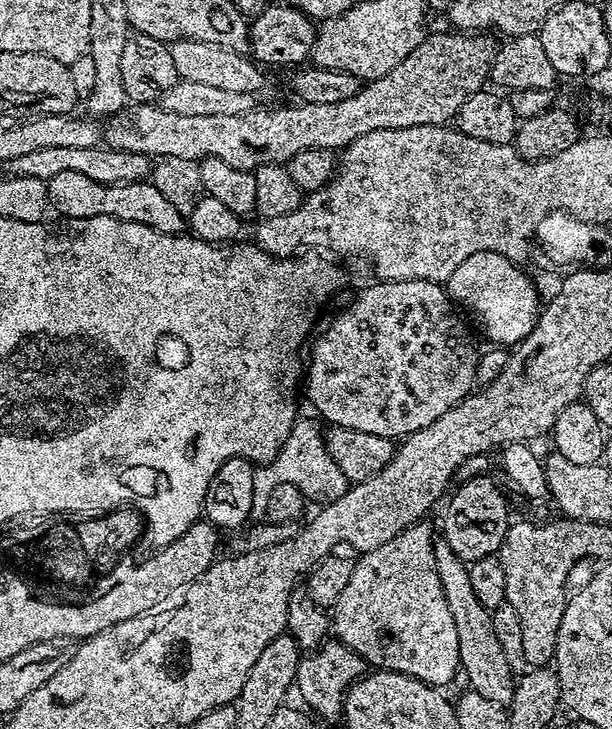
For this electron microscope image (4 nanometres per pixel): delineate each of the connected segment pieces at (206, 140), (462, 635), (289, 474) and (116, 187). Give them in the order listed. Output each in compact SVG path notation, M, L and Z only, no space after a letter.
M447 30L448 32L440 32L437 36L432 34L425 35L423 42L417 46L410 54L406 54L406 58L402 58L402 62L398 62L398 66L394 66L394 70L390 70L390 74L382 74L382 78L377 80L369 80L360 89L356 91L350 98L346 98L342 102L334 102L333 104L305 104L301 103L300 108L264 108L261 112L249 110L241 112L239 116L231 116L230 114L222 114L221 116L207 116L206 118L190 118L186 114L174 114L167 112L162 106L154 108L150 102L136 102L133 106L126 106L121 112L115 112L113 116L107 117L108 124L108 140L107 147L117 148L120 152L133 152L134 154L142 154L149 158L157 156L173 156L174 158L186 158L187 160L201 161L208 156L214 158L222 158L222 162L227 162L229 166L234 166L243 172L252 172L263 166L263 164L283 165L290 158L294 158L294 154L298 154L302 150L310 150L311 148L326 148L329 150L343 150L348 145L354 143L359 136L370 134L374 130L382 128L409 128L410 126L422 126L423 124L442 124L447 125L453 119L458 110L458 106L462 106L462 102L466 102L466 98L470 98L470 94L481 91L489 83L492 74L492 63L496 57L498 47L497 41L492 41L488 34L469 34L464 30Z
M442 538L434 543L434 562L438 570L438 582L442 582L442 590L446 594L446 606L450 606L450 614L458 626L460 666L462 676L468 679L467 687L494 704L511 705L516 689L514 673L506 663L506 654L502 654L502 645L494 634L492 613L482 606L482 602L478 602L470 586L468 565L462 562L462 558L458 558L458 554L454 554L454 550L450 550Z
M297 419L292 433L286 438L286 442L280 448L278 455L269 460L267 464L257 467L254 474L254 509L257 513L264 513L266 510L266 497L274 486L282 486L282 482L290 482L290 486L298 486L302 490L305 501L320 500L327 502L337 500L343 496L350 487L350 481L344 476L334 462L334 458L327 452L325 433L321 425L315 419Z
M62 170L47 180L48 202L53 209L61 212L61 217L69 220L81 220L91 216L113 216L119 220L133 220L150 226L159 232L180 234L185 231L186 218L165 198L151 182L135 180L129 184L103 184L86 178L78 170Z

